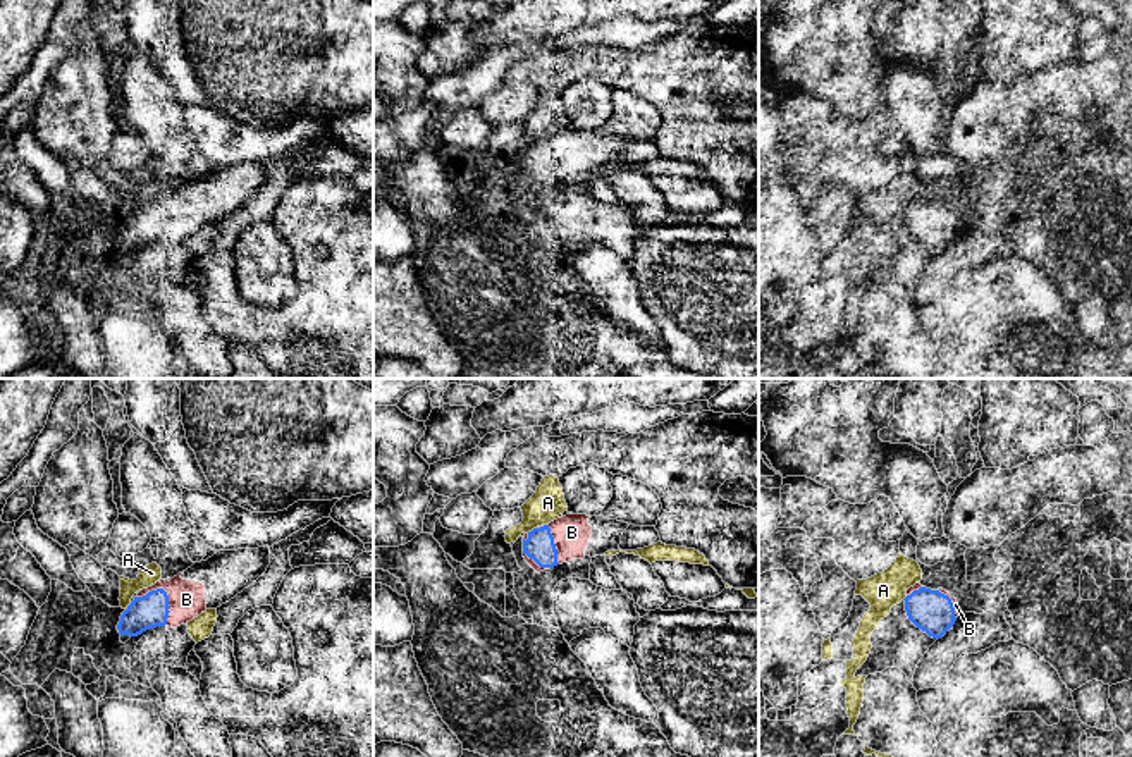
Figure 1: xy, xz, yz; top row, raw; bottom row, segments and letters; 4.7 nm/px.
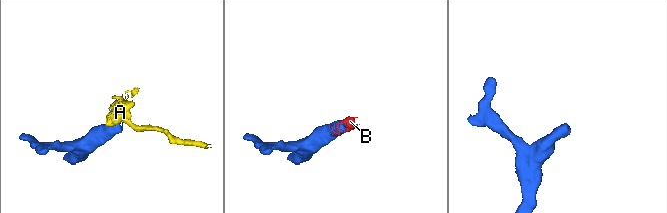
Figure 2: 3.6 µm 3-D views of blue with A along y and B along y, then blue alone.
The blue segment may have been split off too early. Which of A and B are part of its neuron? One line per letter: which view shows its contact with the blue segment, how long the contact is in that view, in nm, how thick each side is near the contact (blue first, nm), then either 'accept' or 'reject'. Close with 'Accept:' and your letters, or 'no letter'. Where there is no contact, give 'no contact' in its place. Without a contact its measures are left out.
A: xz | 50 nm | 140/160 nm | reject
B: xy | 190 nm | 160/170 nm | accept
Accept: B

